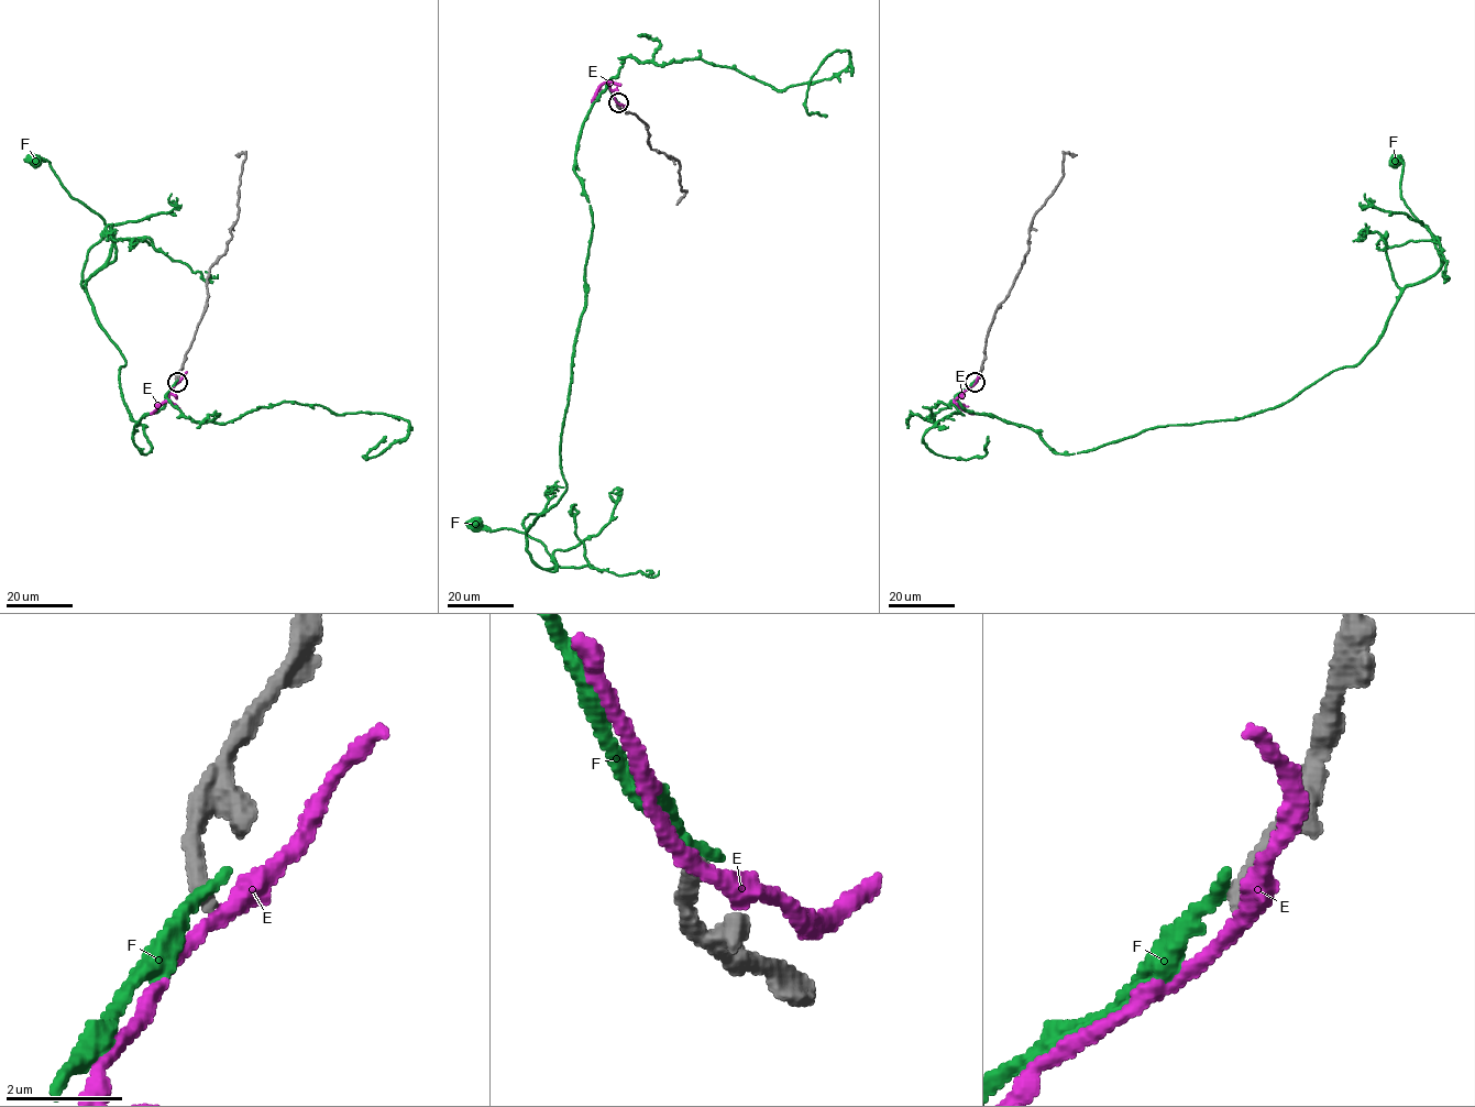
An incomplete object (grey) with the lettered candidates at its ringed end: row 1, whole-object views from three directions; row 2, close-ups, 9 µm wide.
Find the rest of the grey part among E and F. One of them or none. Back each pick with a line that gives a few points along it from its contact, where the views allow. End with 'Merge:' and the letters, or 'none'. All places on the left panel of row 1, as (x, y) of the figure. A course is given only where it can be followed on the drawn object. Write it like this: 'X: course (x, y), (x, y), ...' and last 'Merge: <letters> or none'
Merge: none

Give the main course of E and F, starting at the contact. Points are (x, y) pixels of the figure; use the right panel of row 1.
E: (975, 382), (955, 399), (959, 407), (975, 414)
F: (975, 381), (956, 396), (966, 410), (1068, 453), (1281, 406), (1357, 364), (1399, 294), (1438, 271), (1396, 161)

